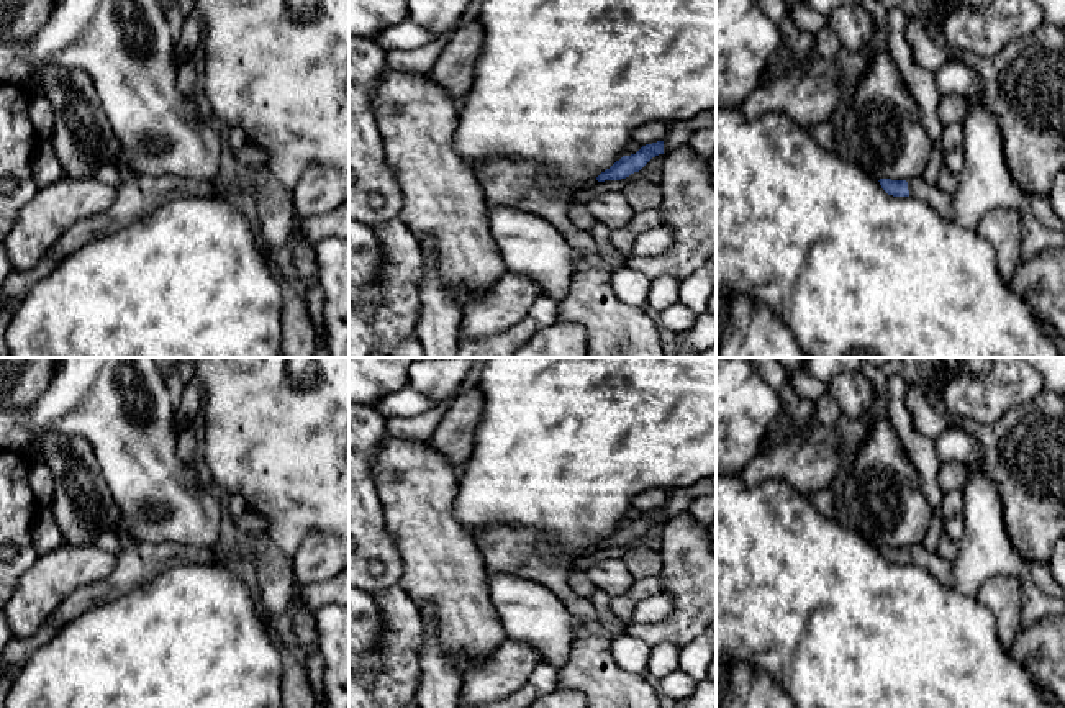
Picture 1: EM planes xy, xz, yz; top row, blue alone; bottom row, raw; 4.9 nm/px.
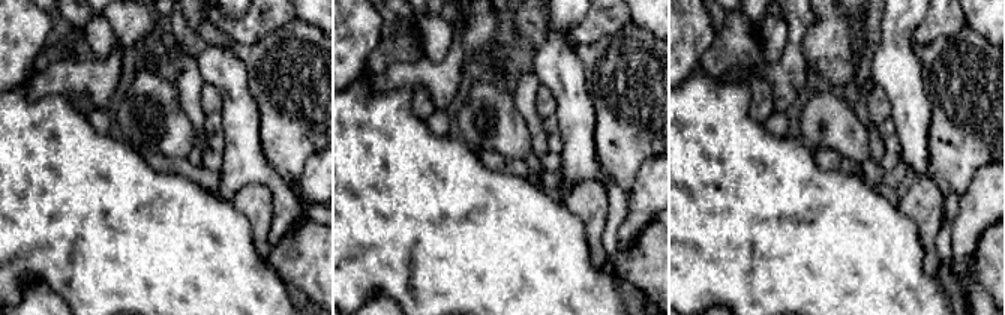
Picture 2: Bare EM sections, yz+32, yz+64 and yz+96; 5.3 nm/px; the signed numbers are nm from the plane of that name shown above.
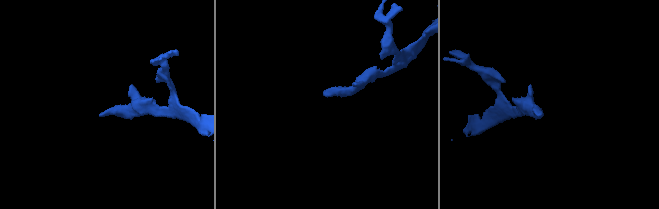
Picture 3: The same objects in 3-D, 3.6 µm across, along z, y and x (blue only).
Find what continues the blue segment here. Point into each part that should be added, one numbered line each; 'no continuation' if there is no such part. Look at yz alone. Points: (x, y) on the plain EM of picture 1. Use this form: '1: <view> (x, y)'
1: yz (941, 569)

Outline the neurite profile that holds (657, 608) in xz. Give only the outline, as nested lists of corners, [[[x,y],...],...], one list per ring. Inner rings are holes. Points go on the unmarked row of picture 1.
[[[662,592],[637,601],[631,623],[665,623],[672,618],[675,600]]]

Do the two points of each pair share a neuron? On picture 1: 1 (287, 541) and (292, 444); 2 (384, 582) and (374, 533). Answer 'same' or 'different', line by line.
1: same
2: same

